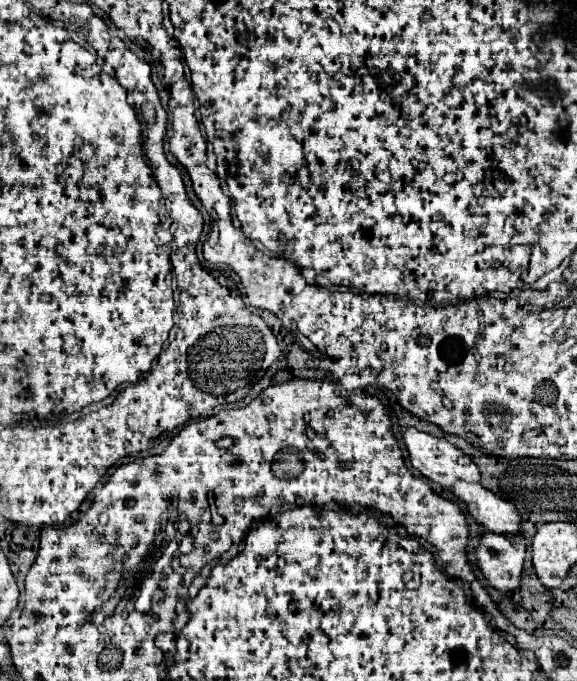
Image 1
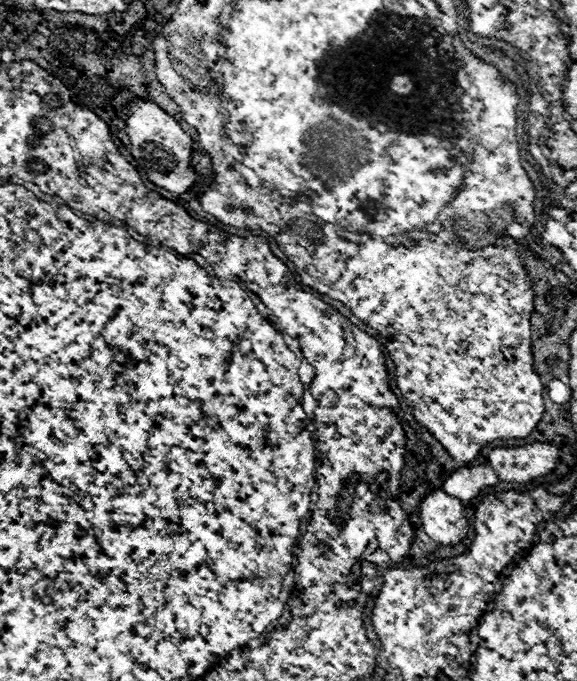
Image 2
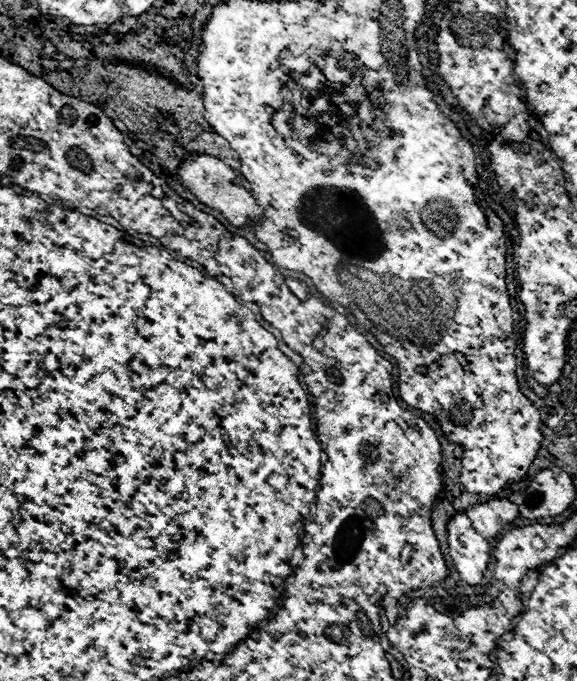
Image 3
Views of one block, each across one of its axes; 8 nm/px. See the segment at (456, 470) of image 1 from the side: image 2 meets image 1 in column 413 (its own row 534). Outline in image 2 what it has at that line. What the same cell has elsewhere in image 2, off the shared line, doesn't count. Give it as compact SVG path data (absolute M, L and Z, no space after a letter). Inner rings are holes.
M432 490L422 502L420 502L420 522L422 522L422 528L424 532L438 544L456 544L460 542L466 532L468 532L468 518L464 516L462 512L462 502L450 494L446 494L444 490Z

